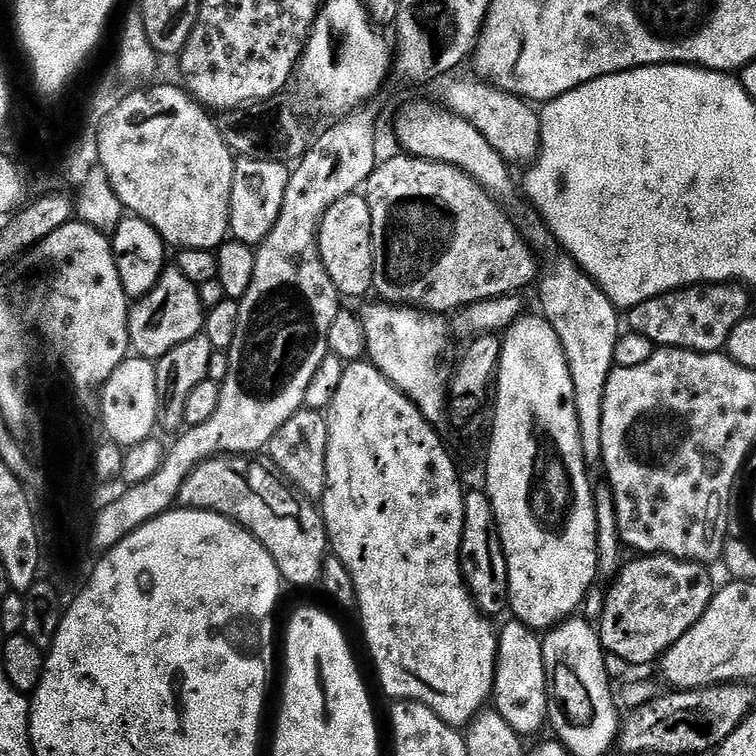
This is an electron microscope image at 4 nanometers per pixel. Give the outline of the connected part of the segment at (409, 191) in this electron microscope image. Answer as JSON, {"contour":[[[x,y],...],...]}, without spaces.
{"contour":[[[399,155],[389,160],[381,159],[366,183],[375,223],[384,224],[382,255],[386,276],[392,283],[390,296],[393,301],[411,302],[444,314],[447,308],[460,310],[476,300],[516,294],[520,292],[519,288],[537,283],[533,245],[524,232],[516,229],[515,222],[504,214],[504,208],[499,204],[501,201],[493,193],[458,166]]]}

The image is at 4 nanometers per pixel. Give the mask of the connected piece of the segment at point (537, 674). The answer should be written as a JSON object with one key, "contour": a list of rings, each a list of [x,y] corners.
{"contour":[[[512,618],[505,628],[499,629],[500,637],[500,653],[496,659],[496,686],[494,689],[494,706],[495,709],[504,716],[510,726],[514,726],[514,730],[519,732],[521,737],[529,738],[540,727],[547,725],[550,720],[550,705],[548,706],[548,698],[550,700],[550,664],[544,661],[544,650],[546,644],[543,639],[540,640],[535,631],[529,628],[523,620]]]}

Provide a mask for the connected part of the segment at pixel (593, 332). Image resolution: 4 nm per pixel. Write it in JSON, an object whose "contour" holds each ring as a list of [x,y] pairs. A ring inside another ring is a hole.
{"contour":[[[561,256],[547,272],[541,277],[538,284],[540,288],[540,302],[544,306],[542,314],[554,326],[555,332],[560,335],[564,352],[567,355],[571,376],[574,378],[576,405],[579,408],[580,437],[583,440],[583,454],[590,468],[603,465],[602,456],[602,404],[605,396],[606,382],[615,365],[615,346],[620,335],[618,328],[619,309],[601,289],[599,284],[589,276],[571,257]]]}

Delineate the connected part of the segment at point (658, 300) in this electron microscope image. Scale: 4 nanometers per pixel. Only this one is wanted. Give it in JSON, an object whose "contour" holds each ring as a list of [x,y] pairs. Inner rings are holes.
{"contour":[[[712,282],[694,284],[686,288],[676,288],[673,292],[664,292],[636,305],[627,313],[627,327],[650,338],[656,346],[662,348],[689,348],[695,352],[719,352],[726,349],[727,340],[745,317],[749,315],[748,292],[740,282]]]}

